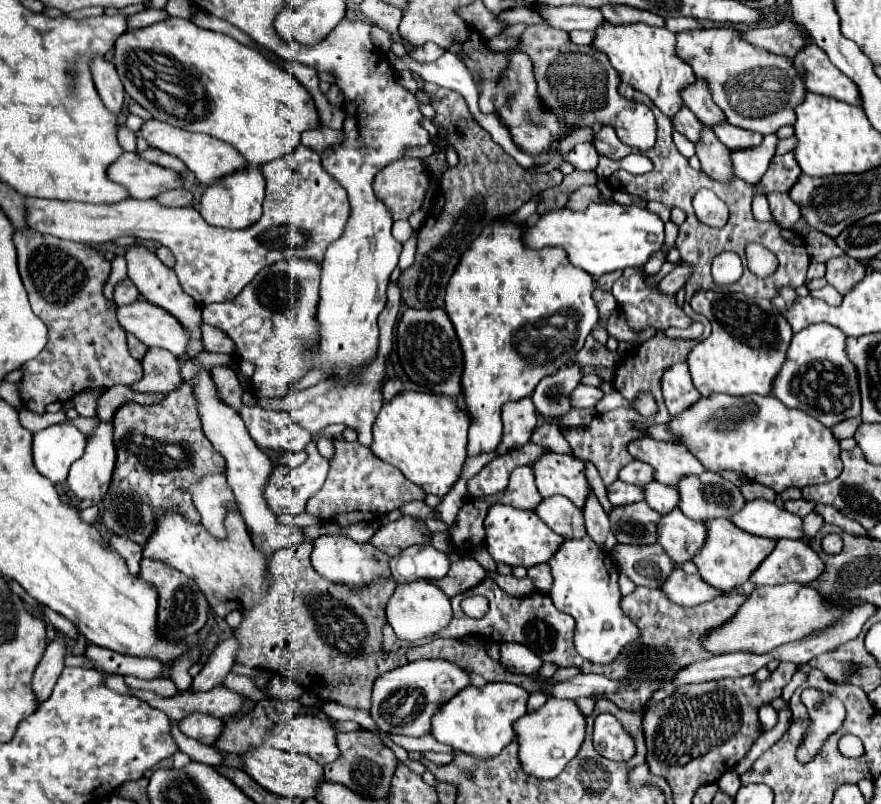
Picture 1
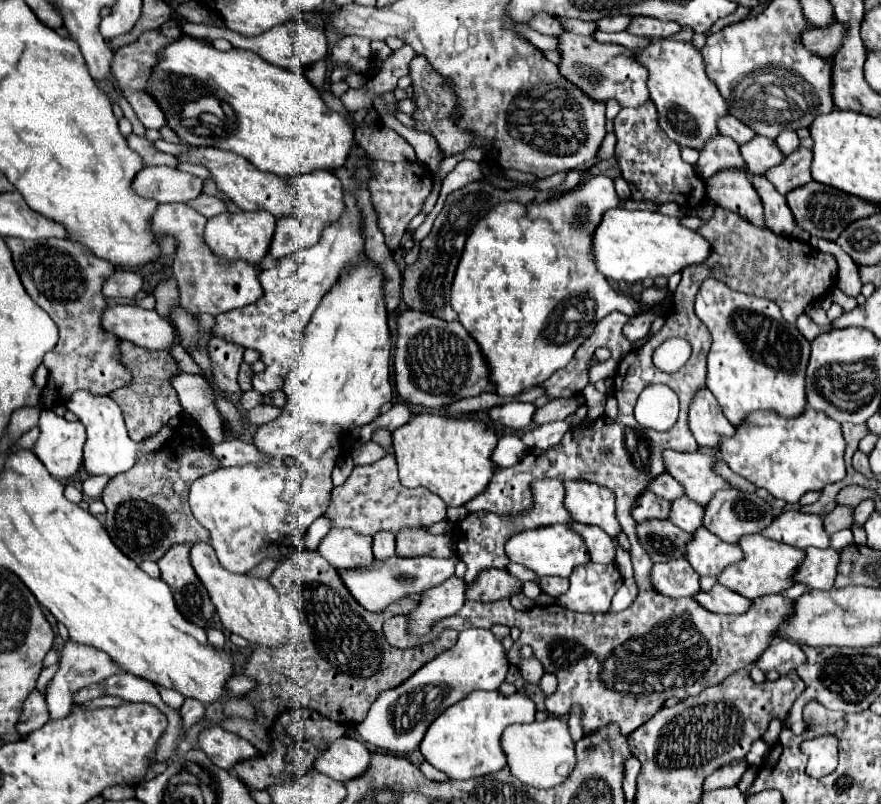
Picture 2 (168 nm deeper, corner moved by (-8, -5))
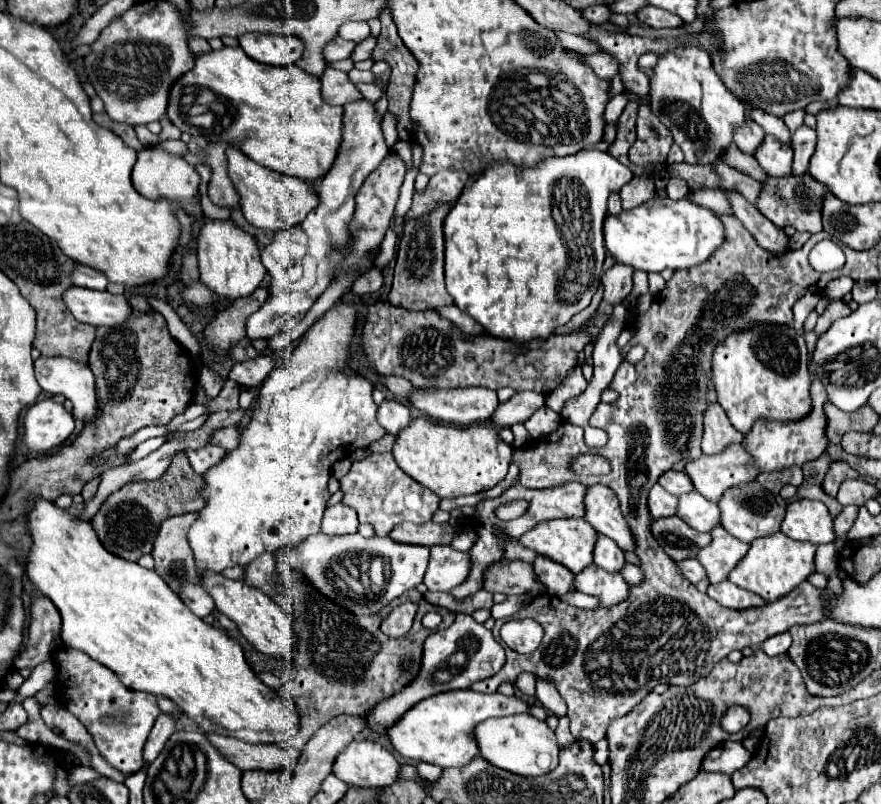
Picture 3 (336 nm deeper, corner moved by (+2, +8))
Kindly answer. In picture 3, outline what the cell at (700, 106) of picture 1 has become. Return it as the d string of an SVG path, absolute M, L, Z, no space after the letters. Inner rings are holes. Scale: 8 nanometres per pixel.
M747 120L747 124L741 126L741 130L737 130L735 144L741 152L753 156L757 152L757 148L761 146L763 138L765 138L765 132L757 124L753 124L753 120Z

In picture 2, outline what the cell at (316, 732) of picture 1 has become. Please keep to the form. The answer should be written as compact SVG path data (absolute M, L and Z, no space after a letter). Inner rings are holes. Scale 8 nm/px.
M339 737L321 749L313 767L335 781L345 783L355 775L361 775L367 769L367 763L369 749L361 741L353 737Z

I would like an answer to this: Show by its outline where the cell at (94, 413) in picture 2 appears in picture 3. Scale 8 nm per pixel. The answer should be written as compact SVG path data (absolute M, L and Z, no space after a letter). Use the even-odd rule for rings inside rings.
M41 356L39 360L35 360L35 376L45 394L63 394L73 402L73 416L77 420L85 424L95 418L95 378L87 364L63 356Z

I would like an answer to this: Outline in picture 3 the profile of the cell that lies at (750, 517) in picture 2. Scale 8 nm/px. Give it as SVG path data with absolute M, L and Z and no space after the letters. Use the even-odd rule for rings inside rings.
M757 482L733 486L733 490L727 490L725 498L721 498L721 502L717 504L721 506L721 526L729 530L735 538L741 538L743 542L753 542L757 538L779 532L787 508L787 502L779 494L767 492Z

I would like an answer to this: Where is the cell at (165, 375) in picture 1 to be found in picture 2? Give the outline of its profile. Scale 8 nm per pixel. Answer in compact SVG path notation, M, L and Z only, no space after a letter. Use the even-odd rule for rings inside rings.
M179 371L171 379L173 389L179 395L181 407L199 423L199 429L207 437L209 443L223 441L223 423L219 423L219 415L215 415L215 407L211 407L211 397L205 395L207 383L199 375L189 375Z

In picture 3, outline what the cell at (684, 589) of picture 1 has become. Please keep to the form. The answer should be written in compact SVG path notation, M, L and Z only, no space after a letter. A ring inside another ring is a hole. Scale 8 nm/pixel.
M729 580L719 582L719 584L709 584L707 596L725 608L731 608L731 610L749 610L749 608L767 606L767 602L761 596L757 596L755 592L743 590Z

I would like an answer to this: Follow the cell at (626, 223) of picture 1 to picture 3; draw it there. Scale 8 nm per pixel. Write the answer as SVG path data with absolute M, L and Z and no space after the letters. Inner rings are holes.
M655 196L649 202L621 212L617 218L605 218L605 246L619 262L643 272L661 272L665 268L685 270L707 262L723 244L725 228L721 218L689 198L671 200Z

